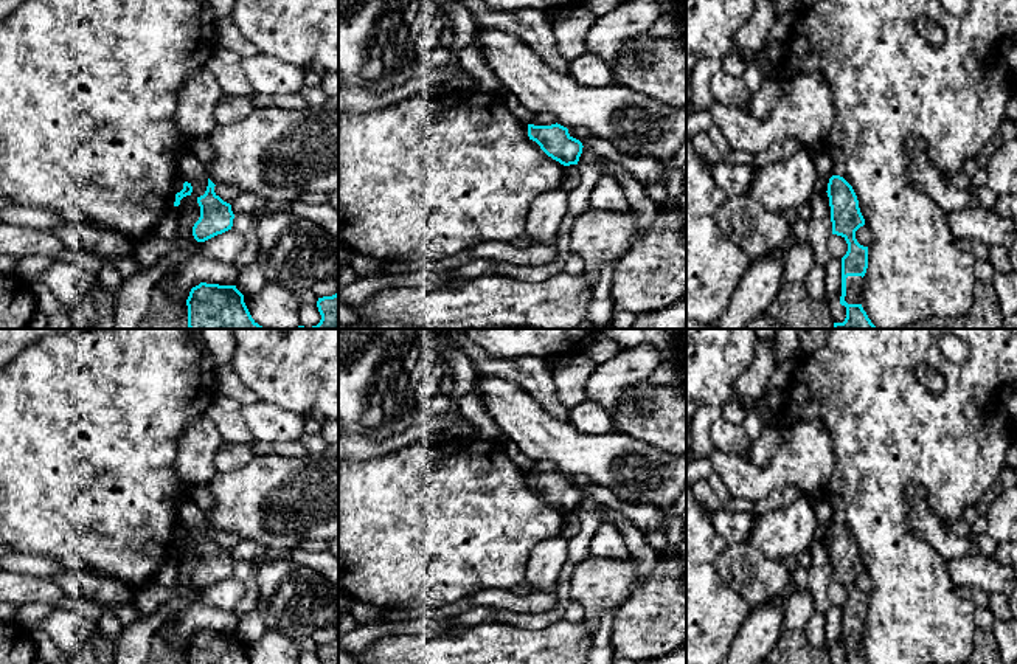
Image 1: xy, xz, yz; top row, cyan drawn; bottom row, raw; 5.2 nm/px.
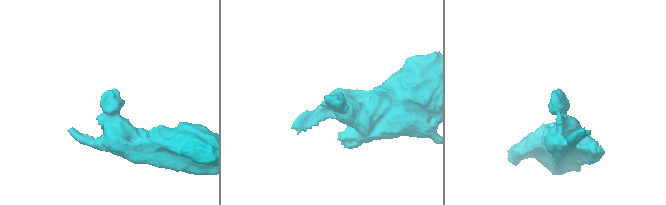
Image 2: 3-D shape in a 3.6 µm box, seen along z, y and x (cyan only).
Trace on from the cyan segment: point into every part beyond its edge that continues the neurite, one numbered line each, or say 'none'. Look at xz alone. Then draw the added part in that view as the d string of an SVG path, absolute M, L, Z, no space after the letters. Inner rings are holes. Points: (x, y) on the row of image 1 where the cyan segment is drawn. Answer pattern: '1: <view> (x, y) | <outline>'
none

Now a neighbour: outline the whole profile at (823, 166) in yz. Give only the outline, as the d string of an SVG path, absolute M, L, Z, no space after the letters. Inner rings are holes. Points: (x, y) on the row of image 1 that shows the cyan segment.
M817 144L810 149L810 152L814 157L814 163L815 163L818 177L829 180L832 177L832 164L831 164L831 158L826 154L826 146Z

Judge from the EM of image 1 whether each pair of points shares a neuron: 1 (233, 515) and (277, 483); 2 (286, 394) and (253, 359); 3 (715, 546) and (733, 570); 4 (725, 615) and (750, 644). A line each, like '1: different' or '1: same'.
1: same
2: same
3: different
4: different

